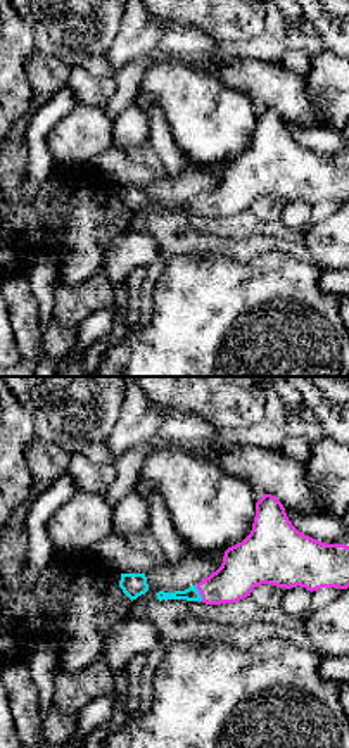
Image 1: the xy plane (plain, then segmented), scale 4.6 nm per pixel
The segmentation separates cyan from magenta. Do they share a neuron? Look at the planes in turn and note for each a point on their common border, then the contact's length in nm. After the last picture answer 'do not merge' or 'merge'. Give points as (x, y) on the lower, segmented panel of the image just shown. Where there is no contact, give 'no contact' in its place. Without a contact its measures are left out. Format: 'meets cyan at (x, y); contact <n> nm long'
meets cyan at (199, 593); contact 90 nm long

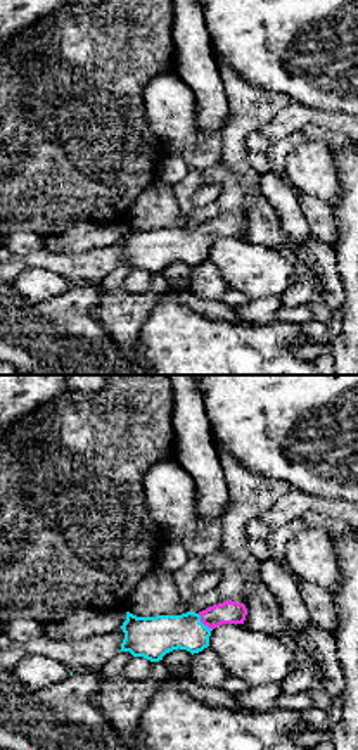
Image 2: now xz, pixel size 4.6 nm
meets cyan at (201, 622); contact 100 nm long

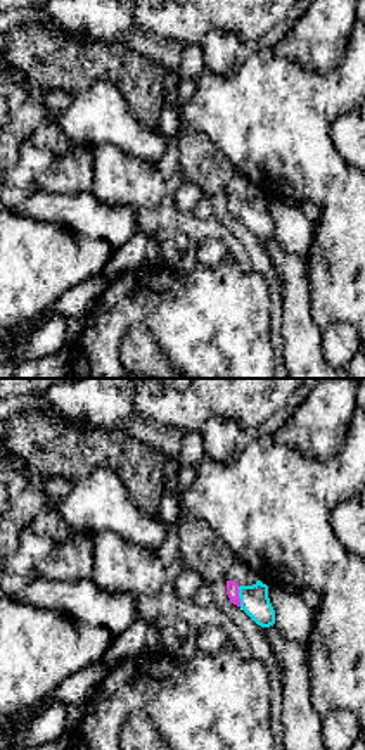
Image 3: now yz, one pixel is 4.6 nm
meets cyan at (239, 597); contact 100 nm long

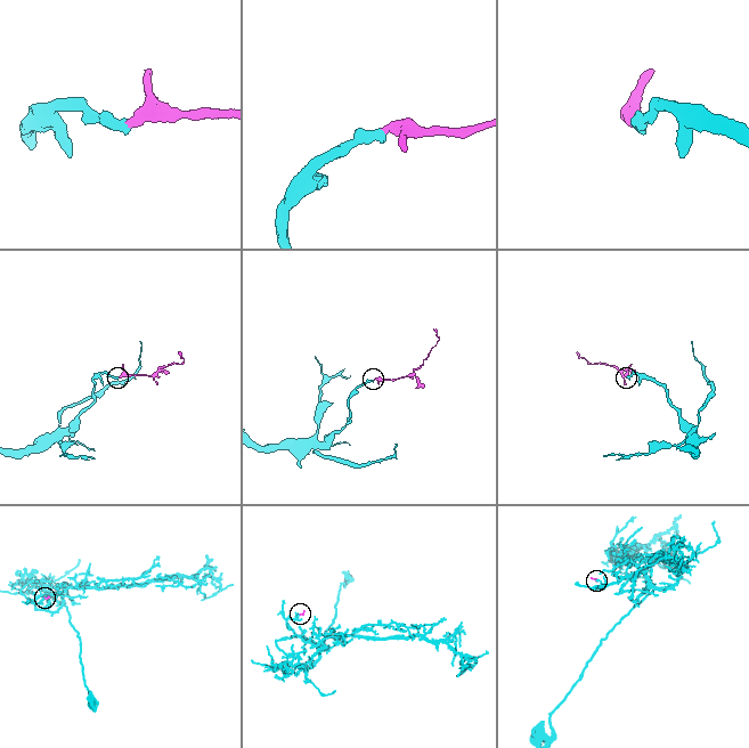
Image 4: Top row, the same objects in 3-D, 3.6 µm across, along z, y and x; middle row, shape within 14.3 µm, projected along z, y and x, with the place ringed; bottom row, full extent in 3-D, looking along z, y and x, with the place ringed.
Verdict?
merge

